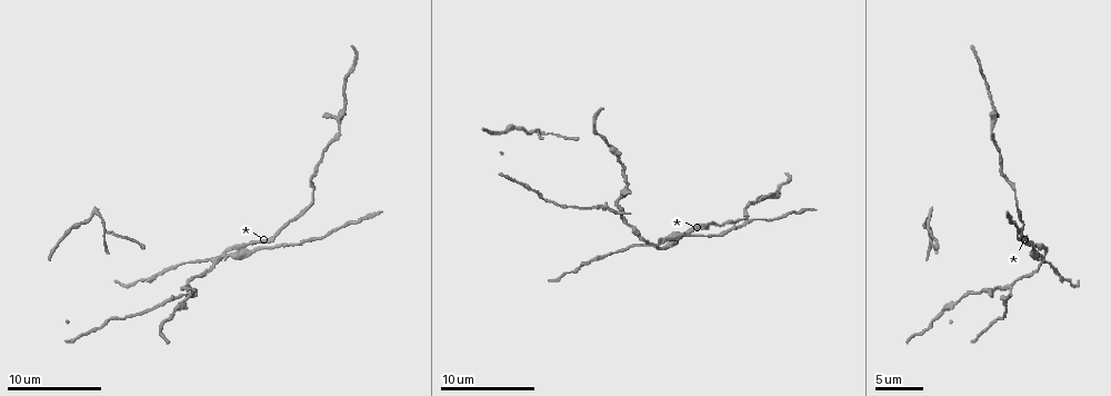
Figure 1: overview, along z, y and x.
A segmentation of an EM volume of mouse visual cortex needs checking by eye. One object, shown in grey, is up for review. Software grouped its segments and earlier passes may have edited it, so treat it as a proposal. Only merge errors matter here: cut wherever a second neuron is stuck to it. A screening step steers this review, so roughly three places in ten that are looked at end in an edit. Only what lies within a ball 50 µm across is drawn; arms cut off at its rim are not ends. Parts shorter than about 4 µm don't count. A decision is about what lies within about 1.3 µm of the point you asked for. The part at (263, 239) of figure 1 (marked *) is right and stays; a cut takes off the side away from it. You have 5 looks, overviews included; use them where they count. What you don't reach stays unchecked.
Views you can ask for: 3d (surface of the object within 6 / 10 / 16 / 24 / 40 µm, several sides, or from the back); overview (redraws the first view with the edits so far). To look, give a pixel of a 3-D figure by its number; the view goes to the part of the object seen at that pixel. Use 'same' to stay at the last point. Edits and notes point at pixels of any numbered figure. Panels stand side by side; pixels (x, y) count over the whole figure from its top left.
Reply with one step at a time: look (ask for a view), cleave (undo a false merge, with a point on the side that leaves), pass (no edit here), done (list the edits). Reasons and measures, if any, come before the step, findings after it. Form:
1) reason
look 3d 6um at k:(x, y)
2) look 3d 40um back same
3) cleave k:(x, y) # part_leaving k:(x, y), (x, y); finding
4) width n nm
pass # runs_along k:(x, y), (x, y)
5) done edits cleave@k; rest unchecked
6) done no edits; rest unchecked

side arm on a straight run
look 3d 10um at 1:(648, 241)

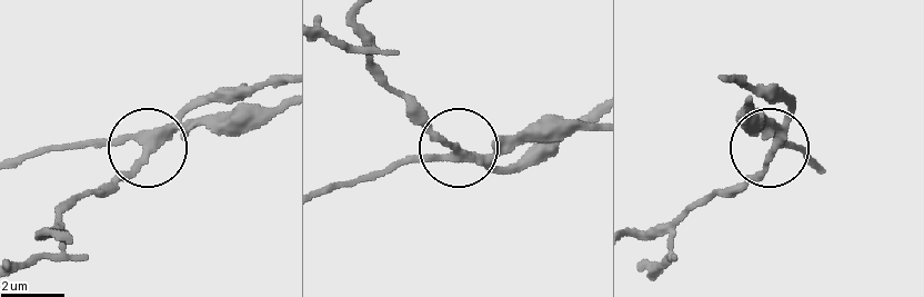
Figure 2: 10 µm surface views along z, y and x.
arms 3
cleave 2:(199, 124) # part_leaving 2:(156, 134), (280, 109); a second neuron is stuck on

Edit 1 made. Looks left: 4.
four arms meet
look 3d 10um at 1:(1008, 287)

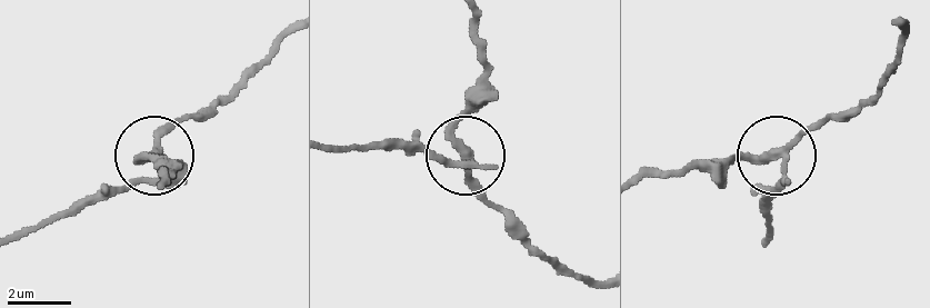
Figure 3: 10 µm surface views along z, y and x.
side_arm 20 um
cleave 3:(122, 187) # a second neuron is stuck on

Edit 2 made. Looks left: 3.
done edits cleave@2, cleave@3; rest unchecked

